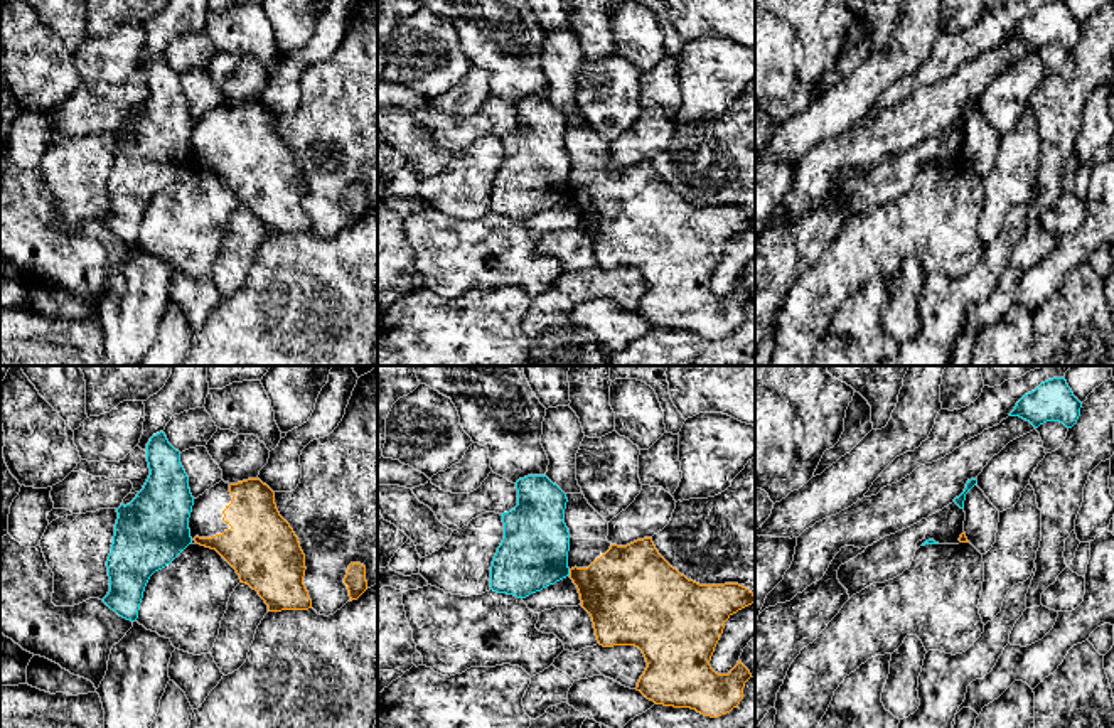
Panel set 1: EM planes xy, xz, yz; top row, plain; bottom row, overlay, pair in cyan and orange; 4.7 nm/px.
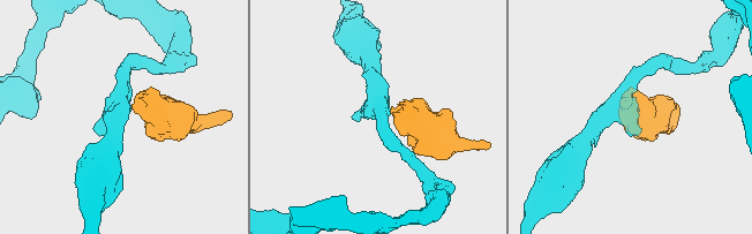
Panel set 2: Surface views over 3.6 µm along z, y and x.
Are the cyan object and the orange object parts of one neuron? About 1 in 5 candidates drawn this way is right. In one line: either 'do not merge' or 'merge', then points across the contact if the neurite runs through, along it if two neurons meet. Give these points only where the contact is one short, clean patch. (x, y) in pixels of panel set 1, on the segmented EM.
do not merge; border xz (568, 570), (570, 575)

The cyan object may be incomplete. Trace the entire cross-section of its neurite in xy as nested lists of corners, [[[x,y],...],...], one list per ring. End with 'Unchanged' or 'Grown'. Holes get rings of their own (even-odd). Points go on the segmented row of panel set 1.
[[[163,431],[147,443],[150,475],[137,497],[116,509],[108,556],[110,592],[103,602],[135,622],[150,576],[170,565],[190,543],[194,497],[189,477]]]. Unchanged

